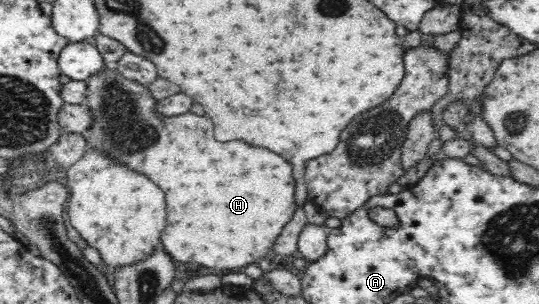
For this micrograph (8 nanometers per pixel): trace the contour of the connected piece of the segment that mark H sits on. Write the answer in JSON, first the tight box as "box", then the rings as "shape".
{"box":[87,65,295,269],"shape":[[[112,65],[91,75],[87,84],[87,106],[91,110],[91,130],[87,148],[97,148],[119,164],[147,175],[167,195],[167,229],[161,235],[165,251],[175,261],[193,261],[211,269],[237,269],[265,257],[283,227],[295,213],[295,179],[291,163],[267,149],[251,147],[243,141],[219,143],[213,137],[209,117],[185,113],[179,117],[159,117],[154,111],[157,99],[145,85],[124,79]]]}

